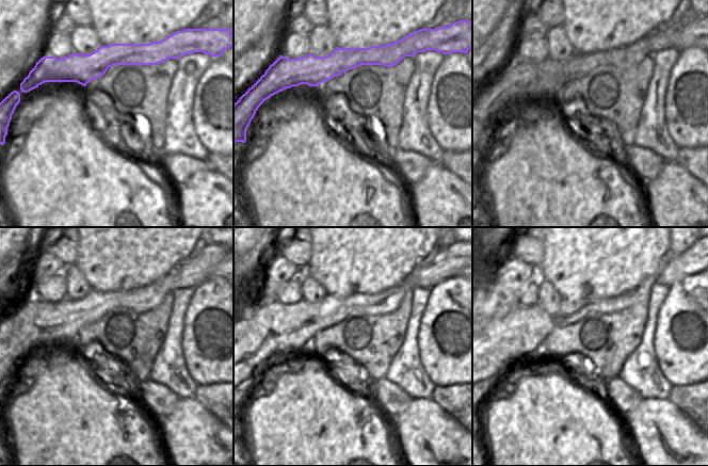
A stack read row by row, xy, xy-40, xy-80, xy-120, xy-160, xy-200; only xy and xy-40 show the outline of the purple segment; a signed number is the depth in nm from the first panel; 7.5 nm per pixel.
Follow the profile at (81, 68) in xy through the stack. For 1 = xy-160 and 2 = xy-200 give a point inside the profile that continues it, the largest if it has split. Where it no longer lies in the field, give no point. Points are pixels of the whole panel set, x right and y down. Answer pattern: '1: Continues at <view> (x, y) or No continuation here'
1: Continues at xy-160 (271, 315)
2: Continues at xy-200 (524, 317)

